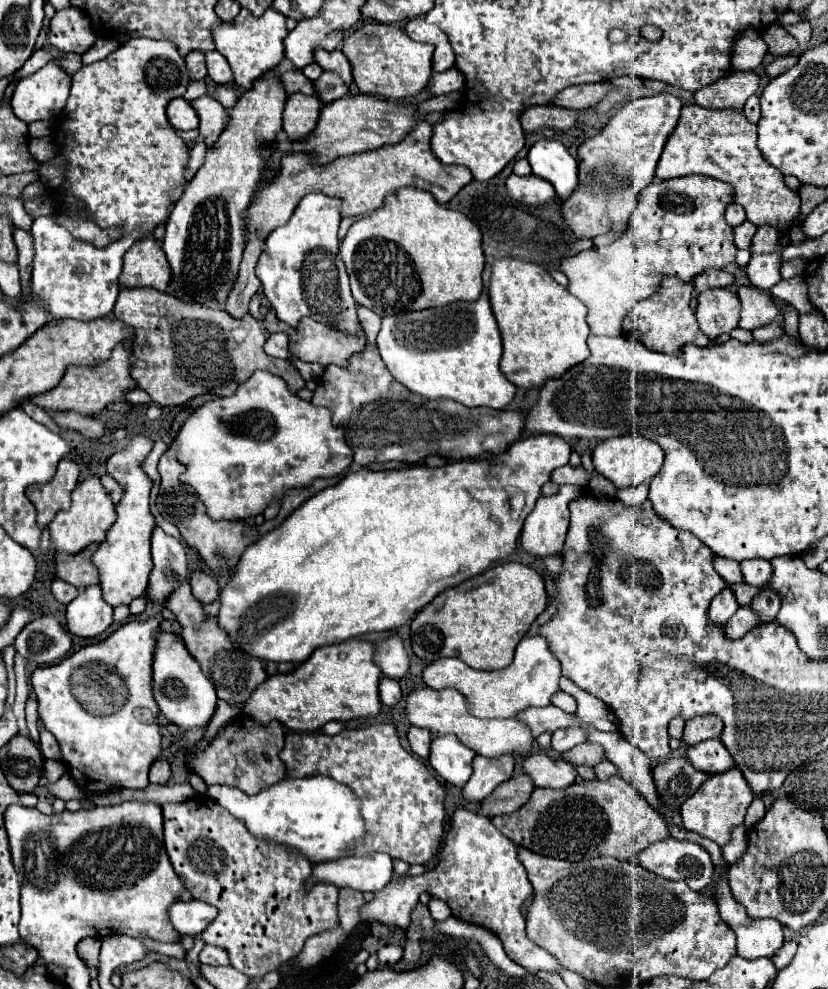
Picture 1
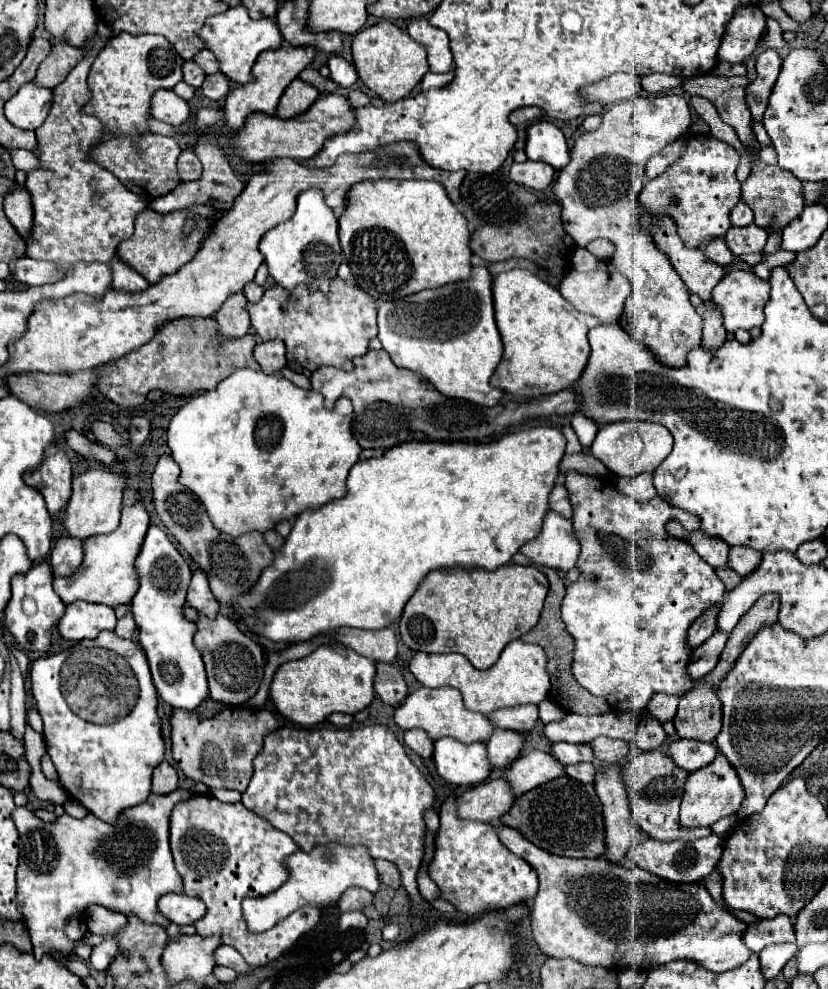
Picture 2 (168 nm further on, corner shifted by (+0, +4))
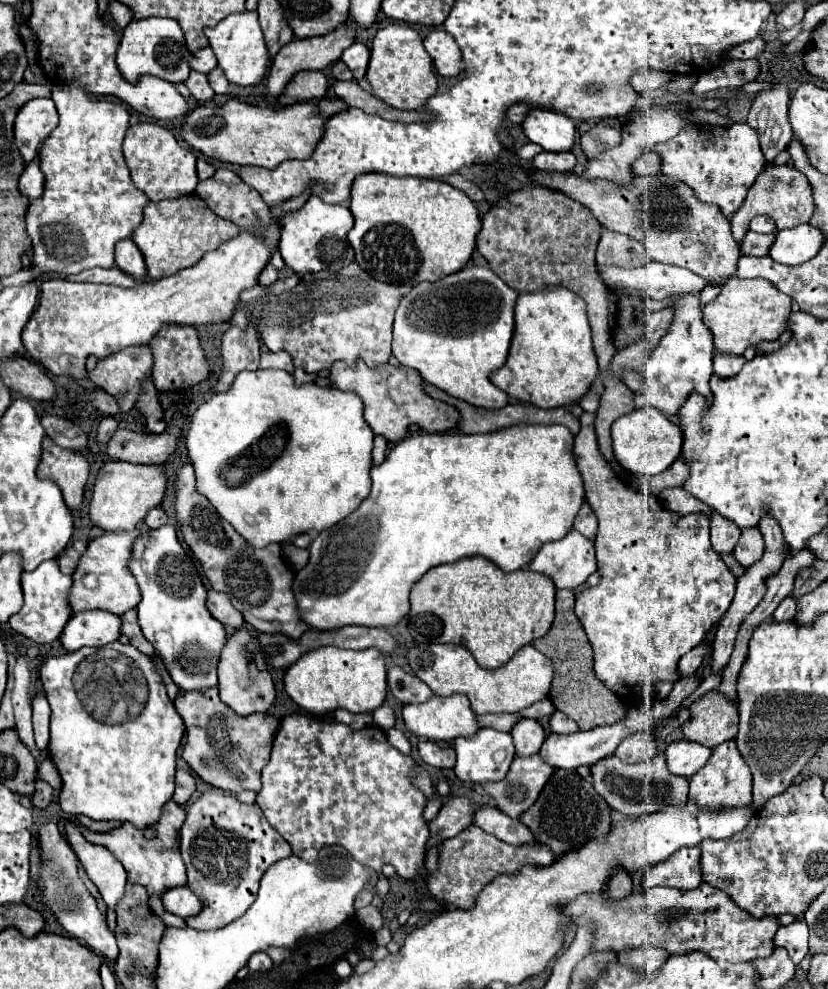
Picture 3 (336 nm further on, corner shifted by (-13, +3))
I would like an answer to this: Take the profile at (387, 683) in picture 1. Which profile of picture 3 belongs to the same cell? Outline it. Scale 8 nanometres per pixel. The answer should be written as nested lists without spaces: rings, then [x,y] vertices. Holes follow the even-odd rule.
[[[400,667],[388,669],[388,687],[390,687],[392,695],[402,705],[406,705],[406,703],[424,703],[434,695],[432,689],[424,681],[420,681],[416,675],[404,673]]]

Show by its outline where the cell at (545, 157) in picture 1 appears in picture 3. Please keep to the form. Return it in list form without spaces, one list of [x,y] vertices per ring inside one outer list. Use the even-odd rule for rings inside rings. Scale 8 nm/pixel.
[[[530,109],[528,117],[522,121],[524,135],[540,145],[546,151],[570,151],[574,143],[574,123],[570,117],[548,111],[548,109]]]

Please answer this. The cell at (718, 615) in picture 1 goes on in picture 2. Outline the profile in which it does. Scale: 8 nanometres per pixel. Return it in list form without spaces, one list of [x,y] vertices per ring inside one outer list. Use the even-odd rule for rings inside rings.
[[[711,606],[707,608],[689,628],[687,640],[693,648],[697,648],[699,644],[703,644],[709,636],[713,636],[715,626],[717,626],[717,616],[719,616],[719,606]]]

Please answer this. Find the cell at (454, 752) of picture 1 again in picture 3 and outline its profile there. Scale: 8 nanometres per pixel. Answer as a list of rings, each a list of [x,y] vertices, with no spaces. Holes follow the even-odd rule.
[[[480,729],[474,737],[458,737],[454,741],[454,749],[456,749],[456,767],[454,767],[456,777],[472,783],[502,781],[502,777],[510,769],[512,759],[516,757],[510,733],[496,731],[496,729]]]

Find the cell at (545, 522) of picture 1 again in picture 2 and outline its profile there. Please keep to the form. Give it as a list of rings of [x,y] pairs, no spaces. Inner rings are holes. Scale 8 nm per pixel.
[[[547,510],[541,532],[521,546],[521,552],[535,564],[543,564],[555,570],[571,570],[579,556],[579,542],[573,536],[571,520]]]

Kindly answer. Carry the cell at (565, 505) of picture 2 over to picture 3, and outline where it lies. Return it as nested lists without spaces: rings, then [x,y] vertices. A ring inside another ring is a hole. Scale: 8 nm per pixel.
[[[584,503],[584,505],[580,507],[580,511],[578,511],[576,519],[574,519],[574,529],[576,529],[578,533],[582,533],[586,539],[594,541],[594,537],[596,537],[596,533],[598,533],[598,519],[596,519],[596,515],[594,515],[594,511],[590,509],[588,503]]]

